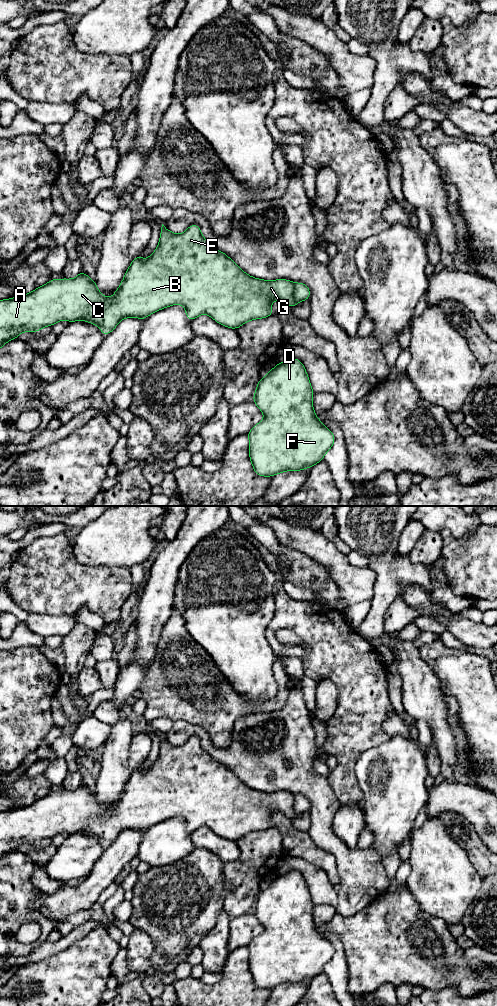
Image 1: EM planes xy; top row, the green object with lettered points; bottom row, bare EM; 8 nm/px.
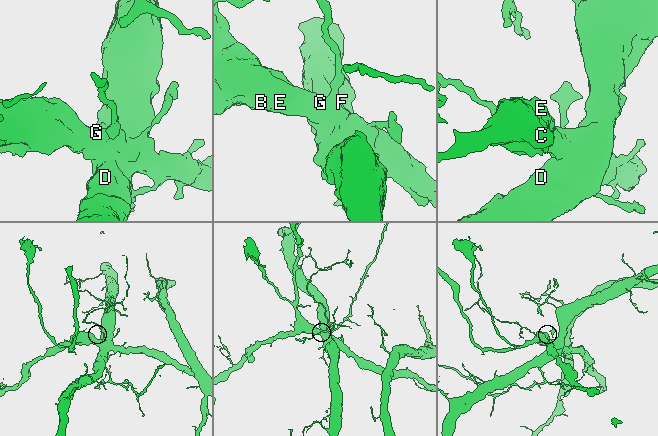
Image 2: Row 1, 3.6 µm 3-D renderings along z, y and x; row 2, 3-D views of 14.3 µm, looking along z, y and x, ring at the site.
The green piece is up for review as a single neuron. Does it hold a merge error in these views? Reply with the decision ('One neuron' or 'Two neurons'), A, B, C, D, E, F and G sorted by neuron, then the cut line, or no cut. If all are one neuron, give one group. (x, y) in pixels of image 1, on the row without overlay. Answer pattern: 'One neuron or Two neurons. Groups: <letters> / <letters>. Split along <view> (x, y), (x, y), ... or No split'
Two neurons. Groups: A B C E G / D F. Split along xy (293, 795), (293, 809), (298, 813)

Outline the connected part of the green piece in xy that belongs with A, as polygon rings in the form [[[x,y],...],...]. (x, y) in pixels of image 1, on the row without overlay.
[[[162,736],[157,761],[145,773],[142,772],[142,766],[132,772],[124,791],[111,810],[104,809],[98,802],[96,793],[92,793],[86,785],[80,783],[74,791],[51,791],[31,805],[0,812],[0,861],[6,854],[17,851],[22,844],[40,844],[43,839],[51,839],[61,832],[87,833],[97,837],[102,846],[107,848],[124,830],[144,832],[150,826],[175,816],[185,820],[189,833],[201,826],[207,826],[218,836],[237,842],[250,832],[274,827],[271,816],[275,812],[280,812],[290,819],[296,818],[298,813],[294,811],[294,794],[287,791],[262,792],[249,788],[225,765],[215,761],[202,748],[200,739],[196,736],[190,737],[182,746],[174,746]]]

